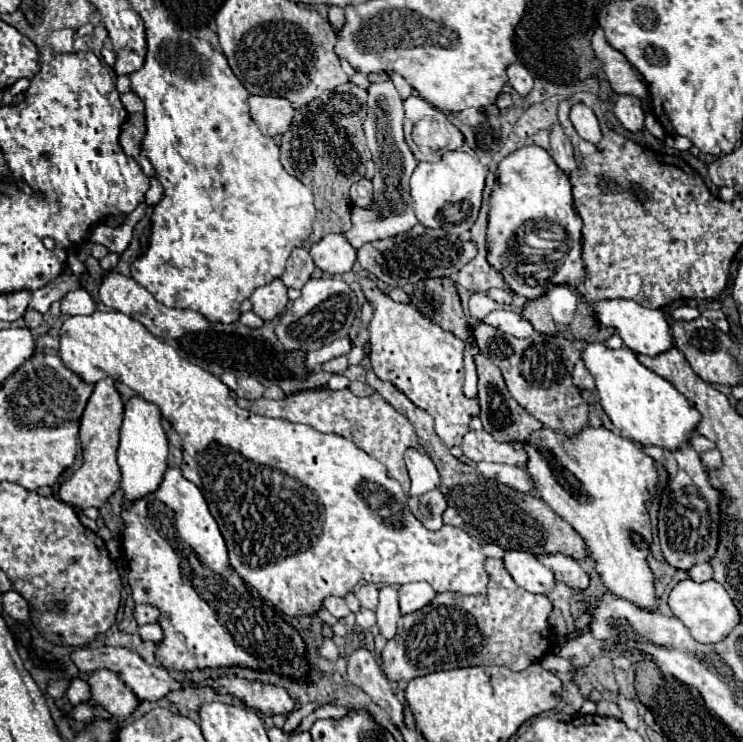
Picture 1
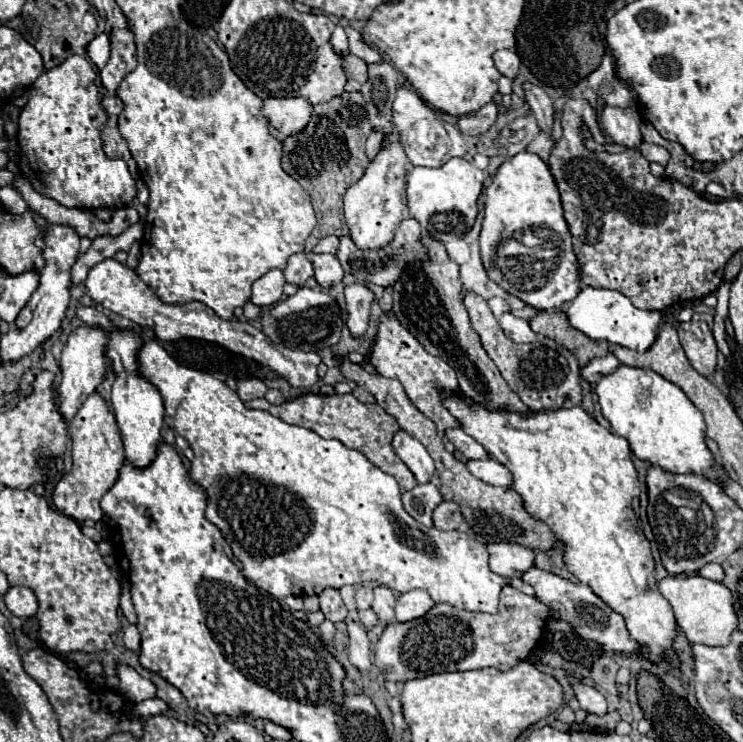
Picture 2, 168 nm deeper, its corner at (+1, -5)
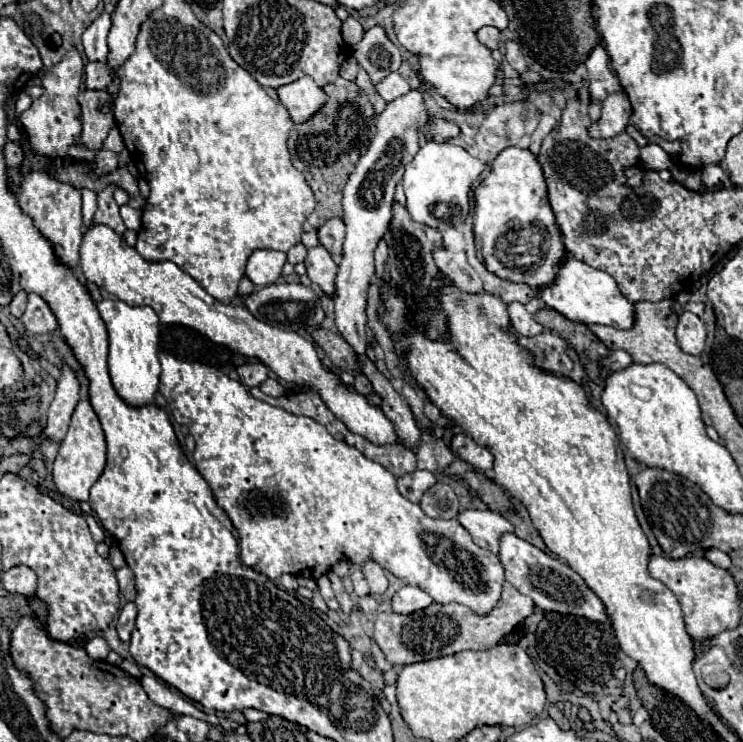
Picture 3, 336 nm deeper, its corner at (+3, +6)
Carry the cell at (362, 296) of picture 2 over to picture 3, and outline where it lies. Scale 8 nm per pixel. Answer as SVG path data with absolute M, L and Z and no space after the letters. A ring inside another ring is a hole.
M410 90L406 96L400 96L386 104L384 112L376 118L376 136L372 138L370 148L364 156L360 156L350 180L344 188L344 224L346 224L346 240L342 262L338 266L336 276L336 294L334 294L335 324L341 336L354 348L358 364L366 378L372 382L374 392L382 398L382 412L388 420L394 422L400 442L408 448L420 442L420 428L412 416L410 406L394 390L390 380L374 366L374 362L366 356L366 332L364 332L364 318L366 318L366 290L374 276L374 248L378 240L386 234L390 220L392 220L392 202L394 202L394 188L404 176L404 166L416 156L420 148L420 128L428 122L428 110L424 106L424 98L420 90Z

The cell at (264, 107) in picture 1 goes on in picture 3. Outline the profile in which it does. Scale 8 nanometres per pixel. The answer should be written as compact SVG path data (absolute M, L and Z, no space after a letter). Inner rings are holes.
M302 76L292 84L280 86L276 92L294 122L310 120L326 102L324 90L310 76Z

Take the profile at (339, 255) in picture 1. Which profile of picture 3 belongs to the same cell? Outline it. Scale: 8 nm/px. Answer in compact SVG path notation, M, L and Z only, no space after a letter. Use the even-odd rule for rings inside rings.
M324 246L308 248L308 256L304 260L304 266L306 266L308 278L314 284L318 284L324 290L324 294L332 296L334 294L334 280L336 280L338 266L334 264L330 252Z

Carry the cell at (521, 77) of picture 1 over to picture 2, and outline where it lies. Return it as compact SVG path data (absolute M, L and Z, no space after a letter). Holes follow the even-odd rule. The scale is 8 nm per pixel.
M502 49L502 51L496 51L494 55L494 63L498 67L498 71L508 77L508 79L516 79L518 77L518 71L520 71L520 59L514 51L508 51L508 49Z

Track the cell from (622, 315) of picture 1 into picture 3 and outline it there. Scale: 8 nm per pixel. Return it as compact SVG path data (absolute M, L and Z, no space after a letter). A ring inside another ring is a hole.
M566 256L560 262L554 282L540 290L540 298L548 304L548 308L554 308L574 322L606 324L620 330L628 330L634 324L634 304L620 294L616 280L610 274L576 260L574 256Z

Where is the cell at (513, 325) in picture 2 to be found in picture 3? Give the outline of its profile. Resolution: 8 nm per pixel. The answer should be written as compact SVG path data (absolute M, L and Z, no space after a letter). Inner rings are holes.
M520 302L508 304L508 312L510 312L512 328L514 328L518 334L522 334L522 336L538 336L538 334L544 330Z

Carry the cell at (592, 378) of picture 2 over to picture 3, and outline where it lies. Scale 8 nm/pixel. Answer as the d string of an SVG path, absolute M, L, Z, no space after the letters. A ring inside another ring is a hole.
M614 350L606 358L602 358L602 366L612 370L612 372L614 370L624 370L624 368L628 368L628 364L632 364L632 358L624 350Z

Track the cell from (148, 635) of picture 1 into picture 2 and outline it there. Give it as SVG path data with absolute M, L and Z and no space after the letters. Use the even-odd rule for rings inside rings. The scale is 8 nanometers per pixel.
M128 625L124 631L124 647L130 651L140 651L140 633L136 625Z

